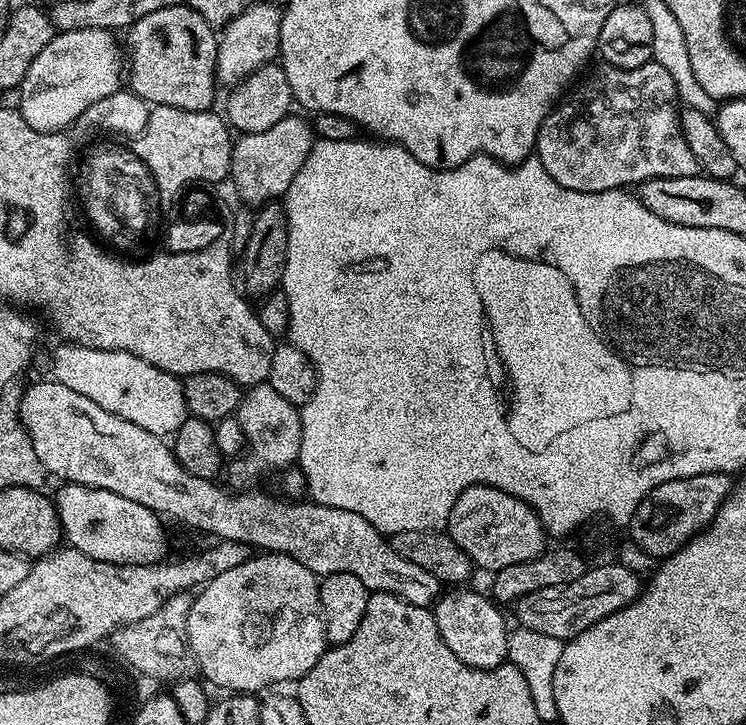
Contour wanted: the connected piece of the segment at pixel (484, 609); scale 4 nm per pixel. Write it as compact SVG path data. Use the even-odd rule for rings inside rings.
M456 586L445 591L431 609L432 617L438 622L438 634L442 634L442 642L446 642L456 657L462 658L462 662L471 668L496 668L508 660L510 625L504 621L504 616L500 613L503 611L485 593L484 596L480 592L471 592L468 586Z

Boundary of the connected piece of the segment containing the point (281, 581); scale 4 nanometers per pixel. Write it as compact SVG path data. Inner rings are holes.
M281 552L253 555L252 559L242 562L242 566L234 566L234 570L226 570L226 574L218 574L195 593L190 614L188 615L188 647L192 649L192 656L196 660L199 675L205 676L212 684L220 688L228 688L232 694L260 694L265 690L272 690L275 684L284 684L287 680L298 682L318 662L318 658L326 650L324 639L324 620L320 617L320 580L302 566L302 562L294 562L294 558L282 555Z

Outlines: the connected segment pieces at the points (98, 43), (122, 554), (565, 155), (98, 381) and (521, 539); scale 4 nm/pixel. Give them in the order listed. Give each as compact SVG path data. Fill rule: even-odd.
M106 28L57 31L50 46L45 46L42 54L34 58L18 89L19 114L30 126L34 126L34 130L65 131L75 125L86 106L94 106L94 102L106 98L106 94L121 91L126 64L122 59L121 41L119 44L112 36L115 35Z
M69 483L61 488L54 496L56 517L60 519L63 539L71 547L98 562L111 564L158 564L167 557L165 521L157 513L110 490Z
M601 63L572 97L569 95L553 107L538 130L534 156L546 166L546 174L550 174L554 182L579 192L611 192L638 186L643 180L701 175L698 158L694 158L682 134L682 108L676 105L676 80L666 65L656 63L637 68Z
M60 342L52 352L50 376L62 386L70 386L70 390L90 398L90 402L98 402L102 410L110 410L116 416L126 418L126 422L134 422L142 430L161 438L167 437L167 432L168 435L174 434L186 419L188 407L181 377L158 370L150 366L150 362L129 352L111 352Z
M472 484L466 490L462 490L462 494L458 494L458 502L454 502L454 510L450 510L448 515L446 531L454 538L454 542L458 542L458 546L462 546L462 550L466 550L473 565L477 569L485 568L488 574L501 572L506 566L514 566L518 562L526 562L540 555L546 548L544 525L531 506L489 484Z

